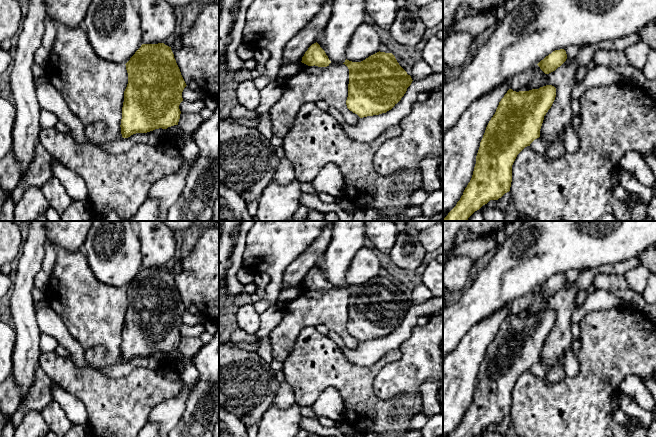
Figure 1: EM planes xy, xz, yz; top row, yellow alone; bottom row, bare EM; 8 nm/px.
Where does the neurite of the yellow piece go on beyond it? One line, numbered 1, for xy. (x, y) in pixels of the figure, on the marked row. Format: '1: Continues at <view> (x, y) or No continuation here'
1: No continuation here

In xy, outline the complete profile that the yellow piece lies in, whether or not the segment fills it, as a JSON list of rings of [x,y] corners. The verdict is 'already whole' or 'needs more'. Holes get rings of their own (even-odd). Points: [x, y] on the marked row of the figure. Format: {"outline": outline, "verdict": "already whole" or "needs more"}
{"outline": [[[142,44],[125,65],[128,84],[122,107],[122,137],[178,125],[179,105],[187,85],[171,47]]], "verdict": "already whole"}

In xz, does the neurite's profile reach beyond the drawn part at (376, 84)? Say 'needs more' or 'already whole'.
already whole

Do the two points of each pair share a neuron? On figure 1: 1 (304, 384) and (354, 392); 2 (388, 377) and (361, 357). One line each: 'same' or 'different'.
1: same
2: different

